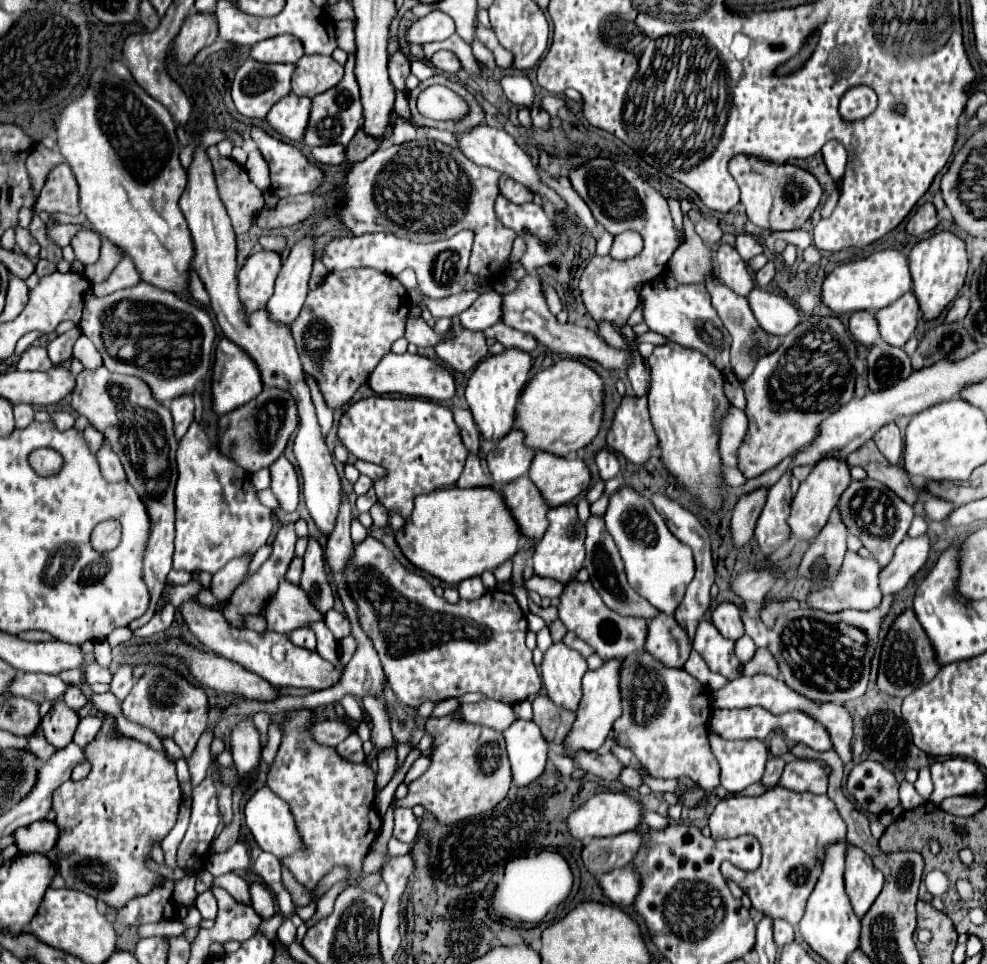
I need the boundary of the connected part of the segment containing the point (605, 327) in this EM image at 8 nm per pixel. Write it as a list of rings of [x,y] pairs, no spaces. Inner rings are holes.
[[[604,322],[604,324],[598,326],[598,334],[600,334],[608,344],[612,344],[612,348],[630,348],[630,344],[624,342],[622,334],[620,334],[614,326],[610,326],[608,322]]]

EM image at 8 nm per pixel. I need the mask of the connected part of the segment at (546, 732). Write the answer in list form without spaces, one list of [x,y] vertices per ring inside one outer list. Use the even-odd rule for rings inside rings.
[[[538,694],[532,700],[532,706],[534,706],[534,722],[540,726],[542,736],[548,742],[554,742],[554,744],[566,748],[566,736],[572,730],[576,714],[554,706],[552,700],[544,694]]]

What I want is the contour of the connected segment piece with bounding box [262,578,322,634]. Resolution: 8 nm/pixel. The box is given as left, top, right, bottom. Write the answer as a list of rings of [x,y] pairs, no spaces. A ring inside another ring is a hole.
[[[286,578],[280,580],[276,596],[272,596],[268,604],[264,604],[262,616],[270,630],[276,630],[282,634],[302,628],[308,622],[322,620],[322,614],[318,614],[312,608],[308,594],[300,586],[290,584]]]

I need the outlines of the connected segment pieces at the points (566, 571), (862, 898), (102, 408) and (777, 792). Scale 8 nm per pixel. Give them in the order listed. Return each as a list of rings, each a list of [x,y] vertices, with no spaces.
[[[564,504],[564,506],[552,508],[548,512],[548,522],[550,522],[550,526],[548,526],[546,534],[542,536],[542,540],[538,542],[534,558],[532,558],[534,560],[534,572],[538,576],[554,578],[562,584],[568,584],[584,564],[586,530],[584,530],[584,524],[580,524],[580,520],[578,520],[574,504]]]
[[[846,844],[844,884],[850,904],[858,918],[868,912],[868,908],[874,904],[884,886],[882,872],[874,868],[870,856],[866,856],[860,848],[854,848],[854,844]]]
[[[104,366],[96,370],[82,370],[76,376],[76,386],[70,392],[70,406],[76,414],[86,416],[98,432],[104,434],[112,450],[120,456],[120,462],[126,470],[128,482],[144,500],[152,532],[148,536],[148,544],[142,556],[142,572],[150,590],[150,604],[144,616],[136,618],[128,624],[130,630],[144,626],[152,616],[154,608],[160,600],[162,588],[166,584],[166,576],[172,570],[172,552],[174,552],[174,486],[178,478],[176,468],[176,448],[178,442],[172,432],[172,416],[170,410],[158,404],[152,398],[150,388],[134,376],[120,376],[108,372]]]
[[[782,786],[762,796],[732,796],[718,802],[708,818],[708,826],[714,840],[750,834],[760,842],[762,862],[756,870],[746,872],[730,862],[722,862],[720,872],[744,890],[754,910],[772,916],[772,920],[788,920],[792,926],[798,926],[806,900],[820,878],[824,846],[846,840],[846,824],[826,794],[794,792]]]

